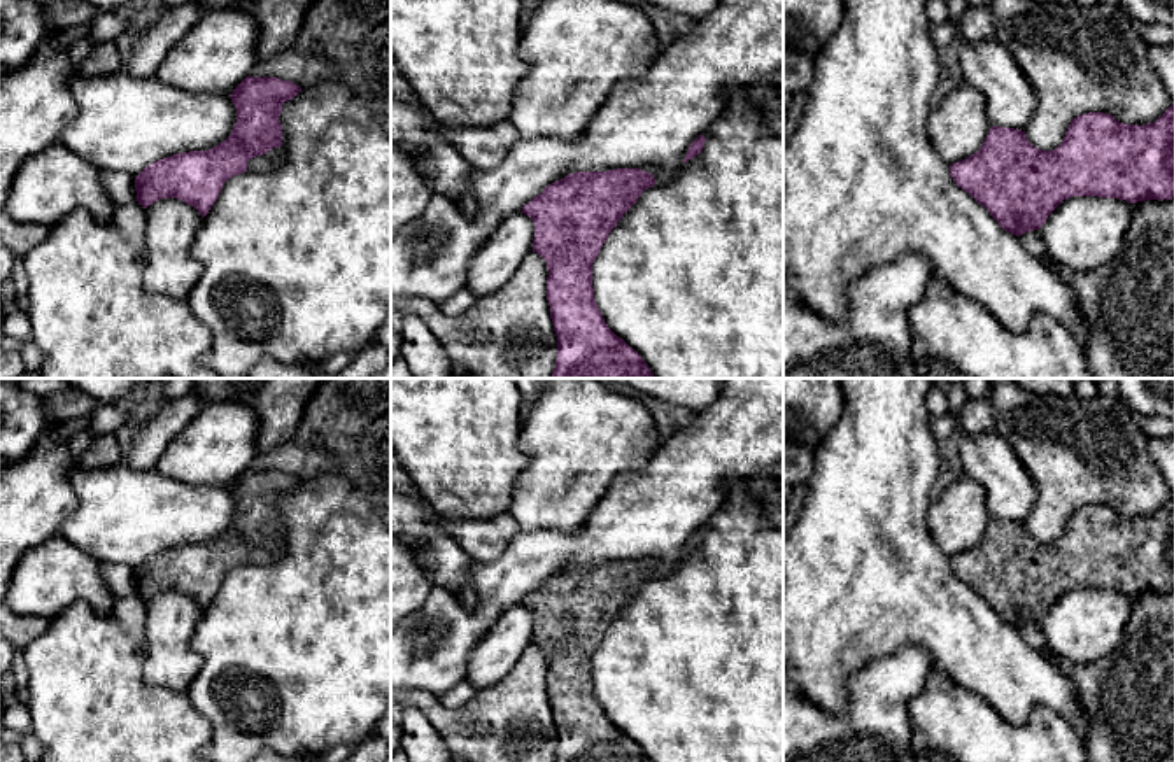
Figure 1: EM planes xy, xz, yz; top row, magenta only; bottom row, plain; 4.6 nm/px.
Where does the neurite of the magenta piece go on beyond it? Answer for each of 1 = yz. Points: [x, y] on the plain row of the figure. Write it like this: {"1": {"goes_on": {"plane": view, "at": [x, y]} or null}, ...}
{"1": {"goes_on": null}}

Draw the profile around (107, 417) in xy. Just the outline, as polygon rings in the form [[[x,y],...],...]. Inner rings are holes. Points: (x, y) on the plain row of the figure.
[[[102,403],[93,413],[88,429],[93,436],[117,433],[123,426],[130,426],[128,415],[117,408],[117,403]]]

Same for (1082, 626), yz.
[[[1067,590],[1039,620],[1046,646],[1074,666],[1099,660],[1121,643],[1134,604],[1118,590]]]

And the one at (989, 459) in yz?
[[[997,433],[960,436],[964,475],[985,489],[992,519],[1025,524],[1037,489],[1011,443]]]

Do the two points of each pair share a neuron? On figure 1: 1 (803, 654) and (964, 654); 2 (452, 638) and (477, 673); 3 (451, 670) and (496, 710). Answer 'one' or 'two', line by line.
1: one
2: two
3: two

